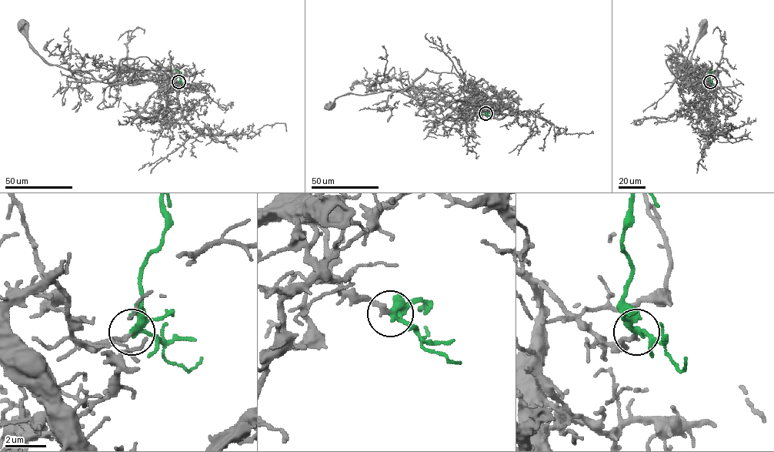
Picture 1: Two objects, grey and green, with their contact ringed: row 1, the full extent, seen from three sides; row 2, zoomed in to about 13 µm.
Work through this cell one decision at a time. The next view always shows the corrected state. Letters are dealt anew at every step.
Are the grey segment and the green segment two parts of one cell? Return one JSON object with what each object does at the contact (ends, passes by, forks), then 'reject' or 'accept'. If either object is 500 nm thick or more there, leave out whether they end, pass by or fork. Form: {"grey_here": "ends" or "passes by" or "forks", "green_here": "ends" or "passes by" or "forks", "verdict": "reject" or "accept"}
{"grey_here": "ends", "green_here": "forks", "verdict": "accept"}

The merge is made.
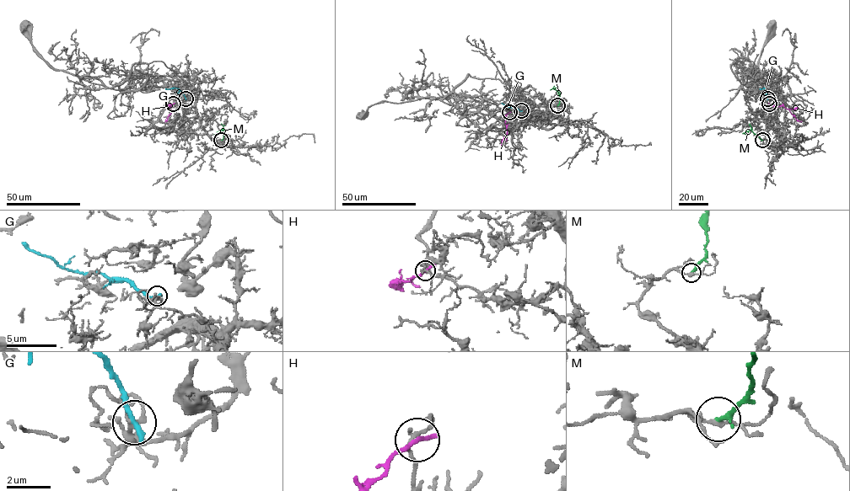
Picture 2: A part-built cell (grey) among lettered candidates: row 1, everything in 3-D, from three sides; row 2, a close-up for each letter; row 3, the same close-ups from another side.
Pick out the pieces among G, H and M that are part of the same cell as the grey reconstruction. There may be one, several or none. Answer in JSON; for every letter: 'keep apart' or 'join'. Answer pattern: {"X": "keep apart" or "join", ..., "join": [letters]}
{"G": "keep apart", "H": "keep apart", "M": "keep apart", "join": []}

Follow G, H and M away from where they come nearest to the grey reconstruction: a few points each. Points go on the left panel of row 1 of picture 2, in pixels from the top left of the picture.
G: (185, 98), (178, 88), (165, 88)
H: (173, 104), (169, 106), (171, 113), (165, 120)
M: (221, 140), (223, 130), (213, 134)

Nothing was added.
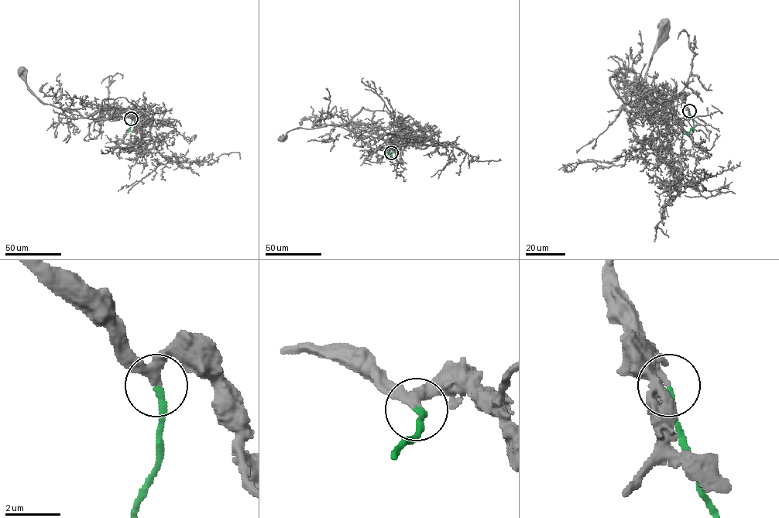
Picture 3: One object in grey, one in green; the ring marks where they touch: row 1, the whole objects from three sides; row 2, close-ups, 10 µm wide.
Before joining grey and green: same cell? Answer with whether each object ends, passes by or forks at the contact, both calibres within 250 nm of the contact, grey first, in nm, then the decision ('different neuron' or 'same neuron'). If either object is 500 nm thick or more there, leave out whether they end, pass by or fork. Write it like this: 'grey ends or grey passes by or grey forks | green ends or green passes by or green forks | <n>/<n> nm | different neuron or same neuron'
grey passes by | green ends | 220/190 nm | same neuron

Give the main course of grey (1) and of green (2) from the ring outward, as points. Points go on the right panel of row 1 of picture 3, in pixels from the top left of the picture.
1: (689, 111), (682, 93), (653, 111), (643, 104), (641, 94), (648, 85), (650, 59), (658, 33), (666, 25)
2: (689, 111), (693, 127), (689, 131), (682, 132)

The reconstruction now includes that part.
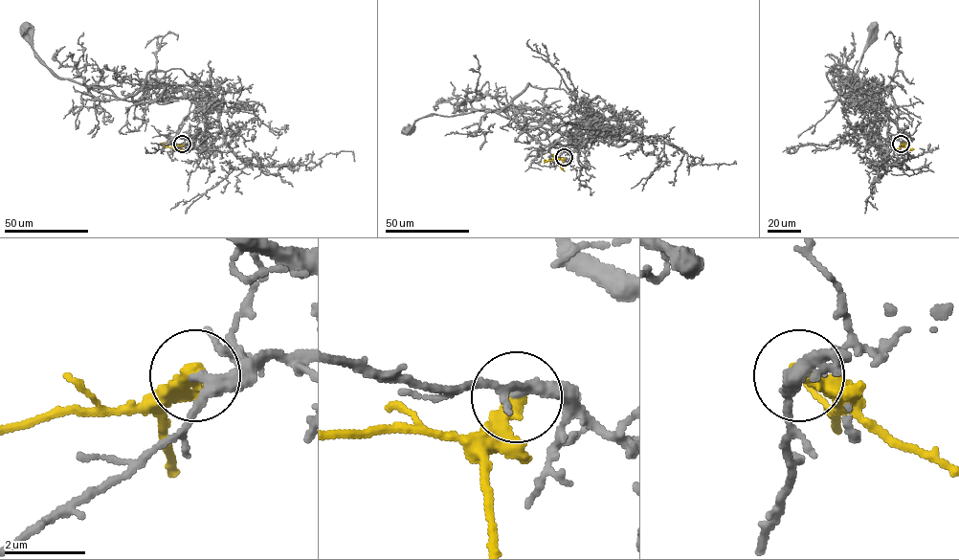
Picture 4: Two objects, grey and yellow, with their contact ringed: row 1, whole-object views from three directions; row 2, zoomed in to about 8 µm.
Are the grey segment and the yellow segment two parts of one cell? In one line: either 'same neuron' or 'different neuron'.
same neuron

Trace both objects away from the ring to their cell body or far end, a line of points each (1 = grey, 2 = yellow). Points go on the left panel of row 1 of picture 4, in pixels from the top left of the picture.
1: (182, 144), (189, 141), (178, 132), (197, 96), (128, 101), (105, 88), (60, 78), (33, 50), (28, 28)
2: (182, 144), (167, 146), (163, 144), (165, 142)

